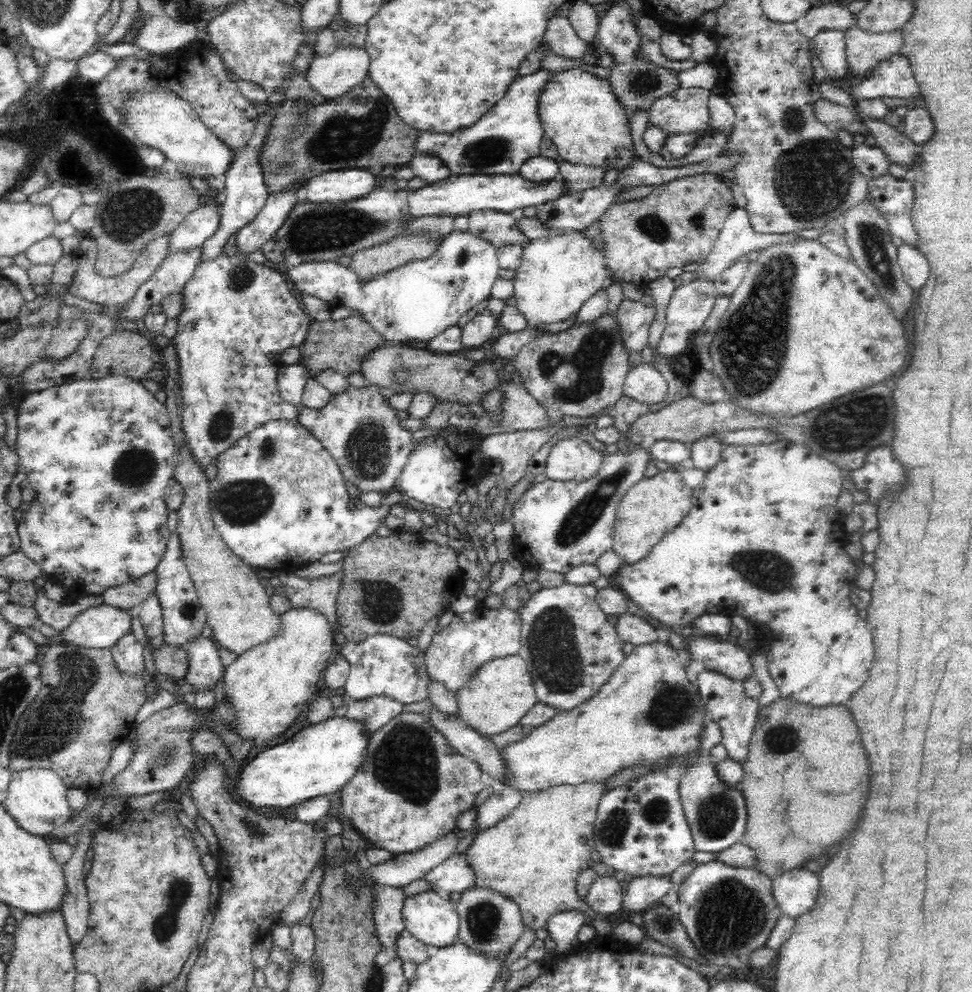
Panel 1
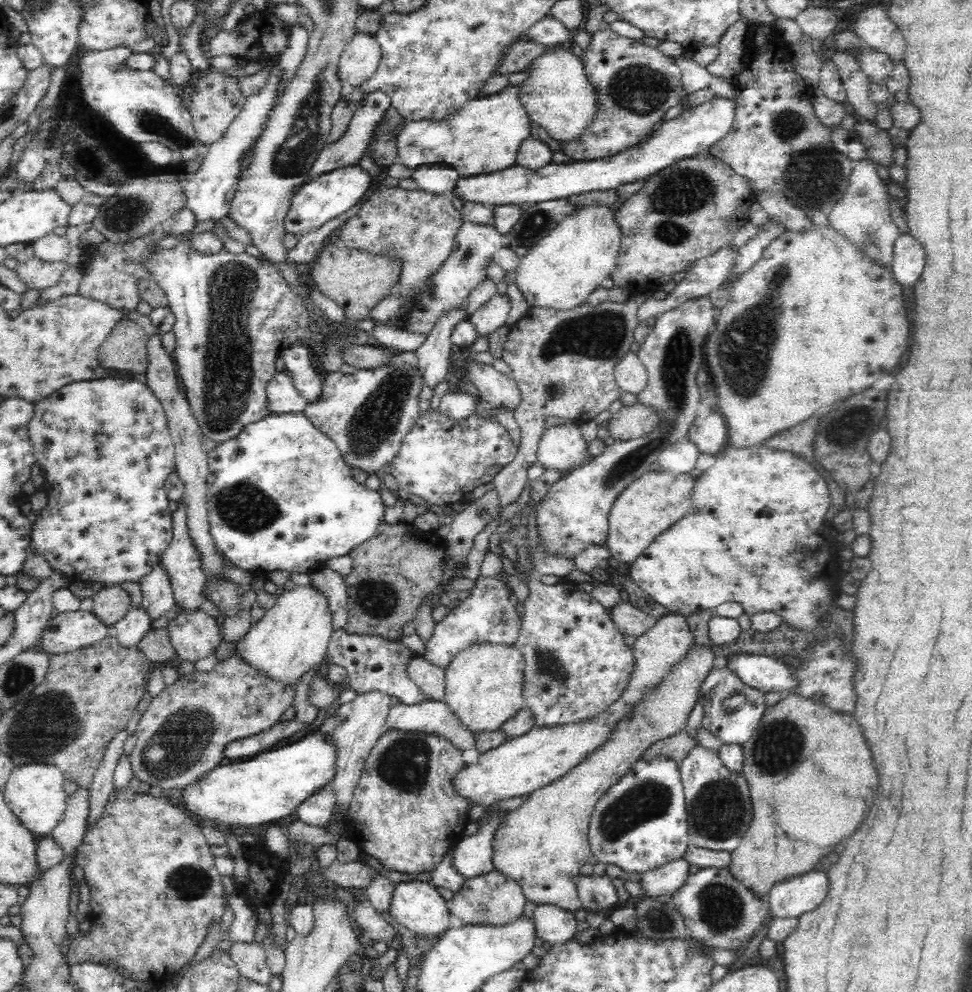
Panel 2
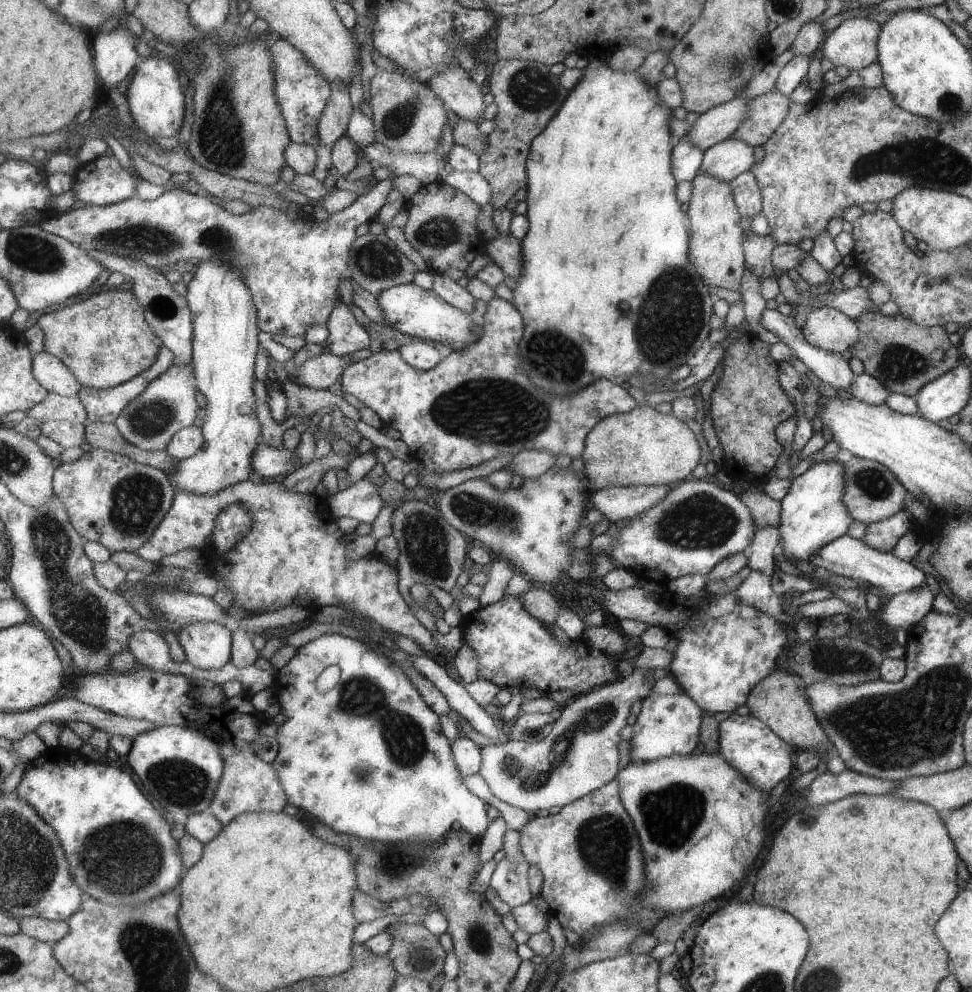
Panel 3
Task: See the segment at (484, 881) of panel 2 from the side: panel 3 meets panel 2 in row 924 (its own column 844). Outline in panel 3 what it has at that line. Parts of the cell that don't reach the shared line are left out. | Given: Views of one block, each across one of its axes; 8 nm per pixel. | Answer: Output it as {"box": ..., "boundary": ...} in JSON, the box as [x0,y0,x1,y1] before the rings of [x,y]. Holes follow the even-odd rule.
{"box":[845,456,905,526],"boundary":[[[845,456],[845,506],[849,508],[849,514],[853,516],[853,520],[863,522],[865,526],[869,524],[877,524],[883,522],[887,518],[891,518],[893,514],[901,512],[903,506],[903,498],[905,498],[905,486],[899,482],[899,478],[883,464],[875,462],[875,460],[865,460],[865,458],[857,458],[857,456]]]}

